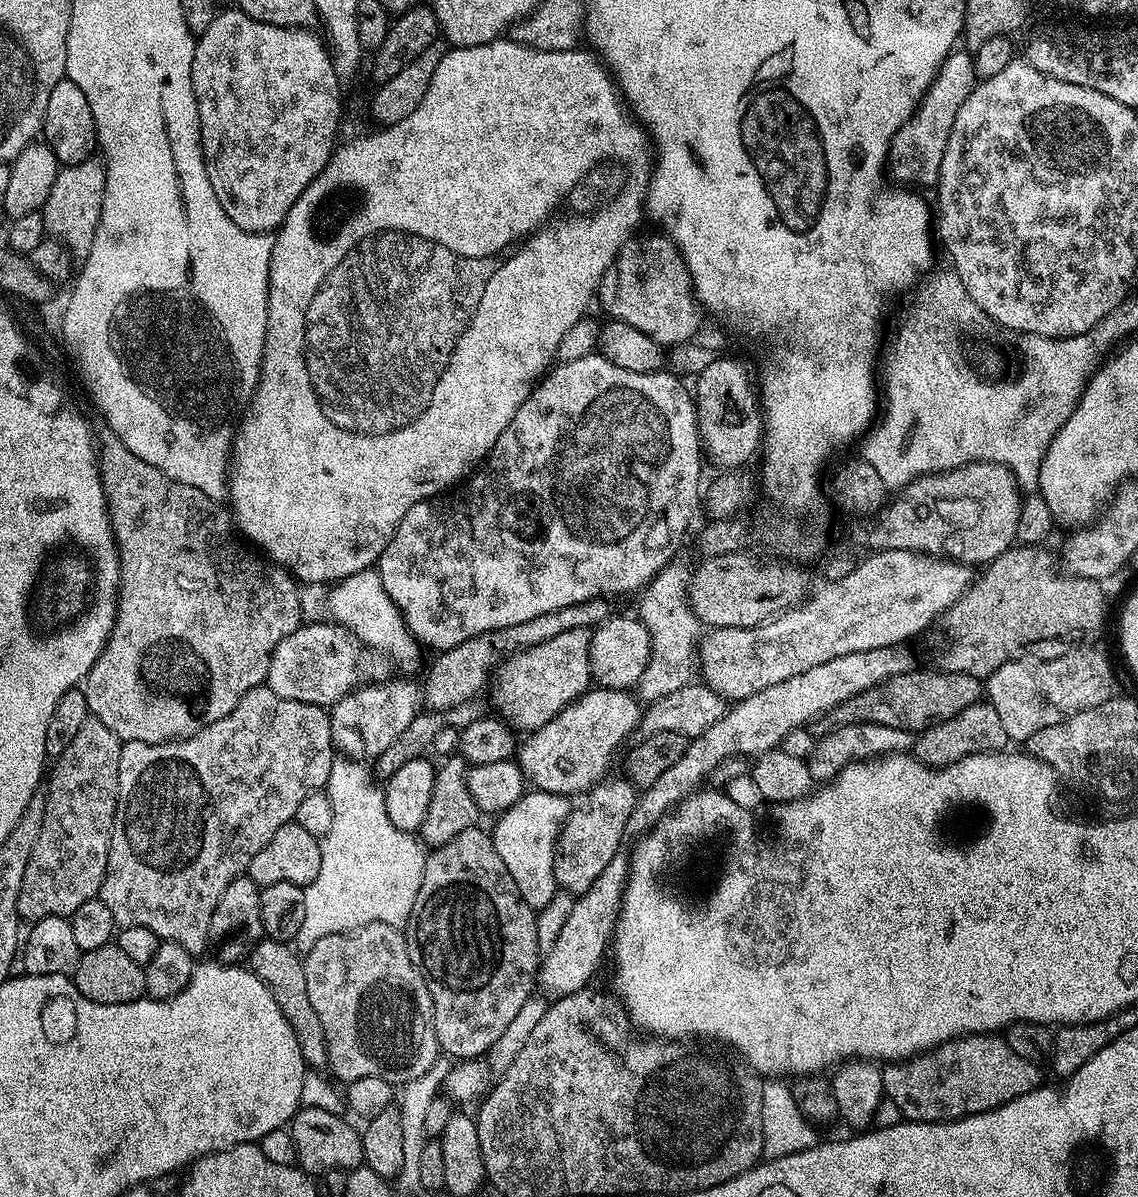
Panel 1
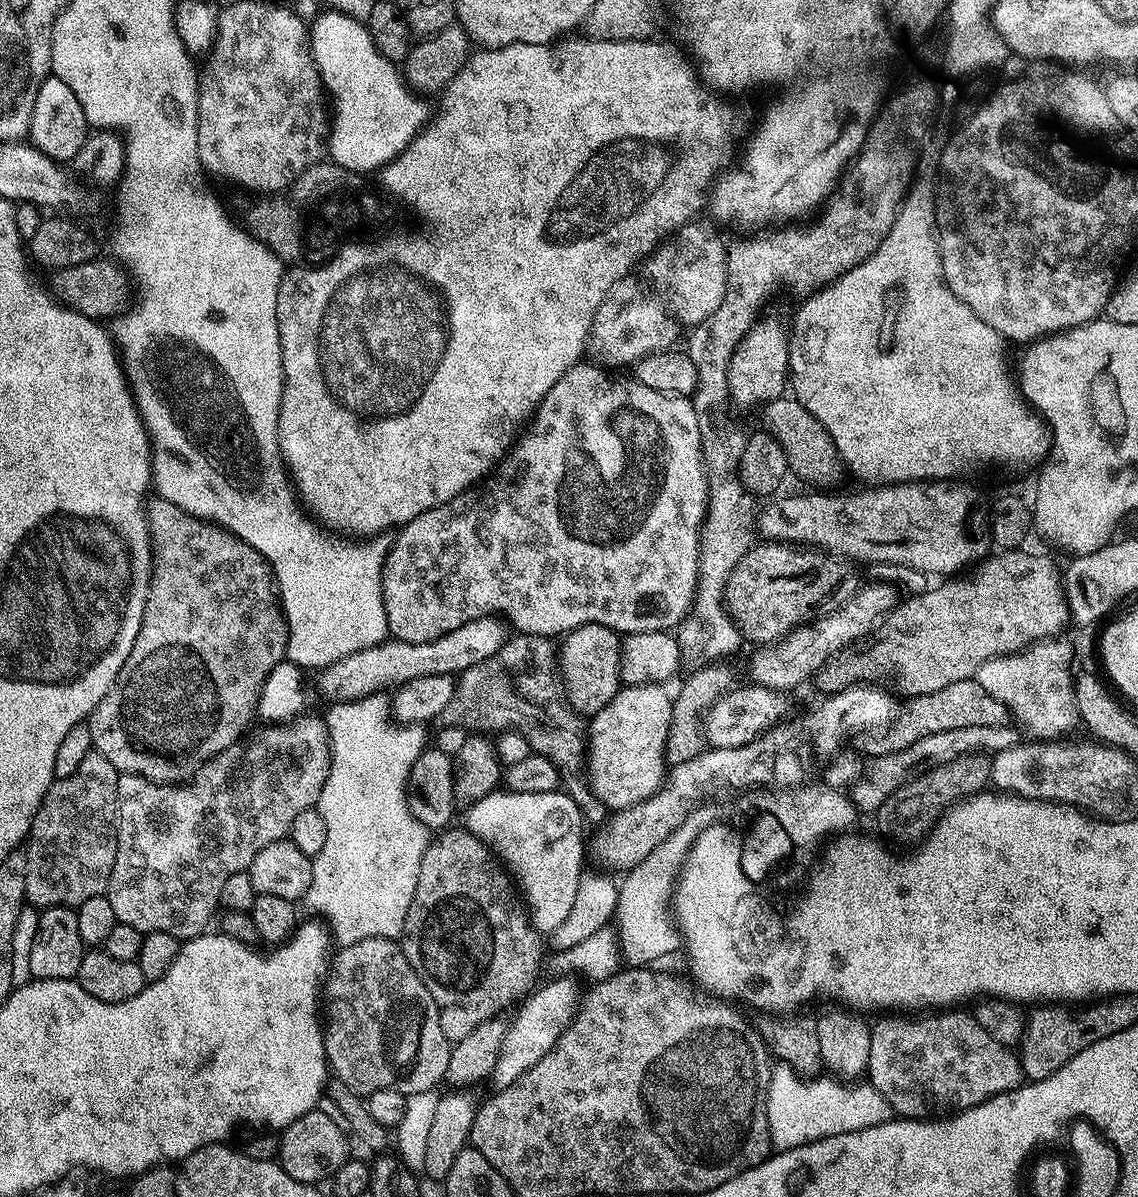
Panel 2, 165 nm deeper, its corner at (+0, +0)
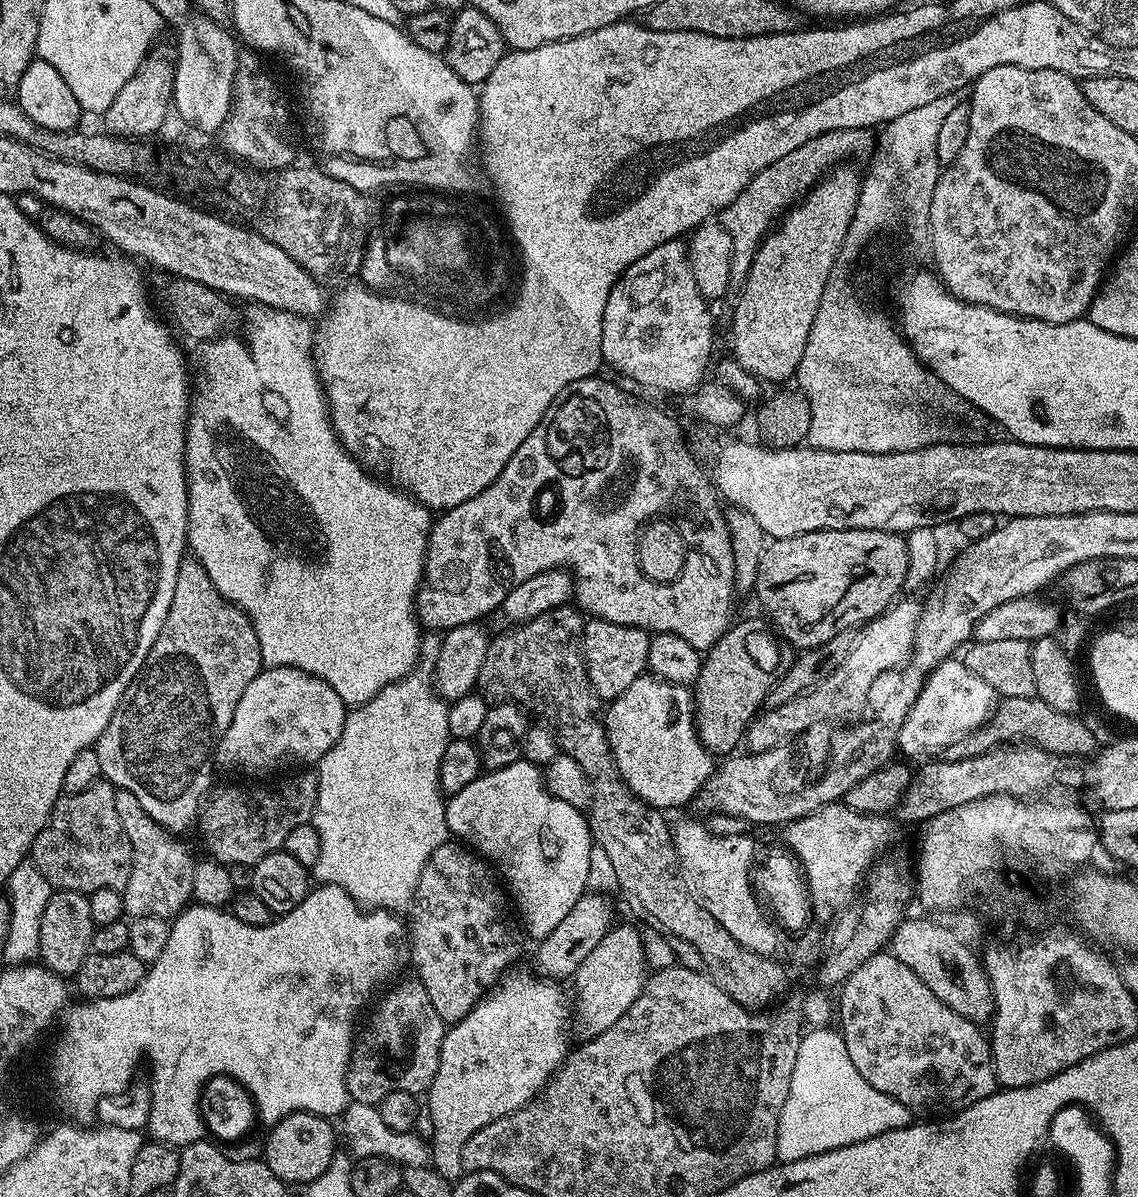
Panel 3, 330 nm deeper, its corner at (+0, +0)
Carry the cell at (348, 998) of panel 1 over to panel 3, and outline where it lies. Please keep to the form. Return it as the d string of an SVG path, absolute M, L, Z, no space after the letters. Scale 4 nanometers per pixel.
M415 978L403 980L401 979L395 986L389 987L383 993L385 996L382 997L383 995L381 995L375 1001L375 1004L377 1003L376 1009L374 1009L374 1004L368 1025L365 1028L363 1025L355 1037L352 1060L348 1063L346 1086L349 1097L358 1103L379 1105L380 1100L386 1098L386 1094L394 1094L394 1090L424 1094L434 1082L446 1025L443 1018L438 1014L438 1010L434 1010L434 1002L430 1002L430 994L426 994L426 990L420 985L419 980Z

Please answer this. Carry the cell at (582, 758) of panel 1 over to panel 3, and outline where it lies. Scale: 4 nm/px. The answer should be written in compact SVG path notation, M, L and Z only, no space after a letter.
M645 674L640 676L634 682L630 682L627 690L622 690L622 694L618 699L611 701L607 705L606 711L603 713L604 728L608 731L608 741L610 742L610 750L612 757L616 763L616 768L620 772L620 777L626 782L626 786L634 796L637 796L642 802L646 802L651 808L658 808L661 810L669 810L668 808L680 808L683 804L688 804L697 799L698 793L708 779L711 778L714 771L714 757L711 752L708 752L702 746L702 742L696 733L696 705L694 703L694 696L685 685L671 684L665 680L659 680L657 676Z

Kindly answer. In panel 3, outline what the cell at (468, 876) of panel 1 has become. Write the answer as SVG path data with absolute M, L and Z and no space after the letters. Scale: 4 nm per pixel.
M445 842L438 846L438 850L434 850L434 854L430 854L426 866L422 866L418 886L412 895L410 911L407 913L409 916L406 916L406 944L410 949L410 964L416 967L415 979L419 980L426 994L430 994L434 1010L438 1010L448 1026L466 1018L466 1014L470 1014L484 993L499 983L501 976L515 965L512 963L520 956L521 933L510 911L509 897L498 880L496 885L495 879L497 877L493 869L477 853L463 843Z

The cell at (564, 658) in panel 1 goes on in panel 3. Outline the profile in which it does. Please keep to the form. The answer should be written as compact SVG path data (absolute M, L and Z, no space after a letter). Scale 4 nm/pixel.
M589 619L584 625L584 668L601 701L611 702L627 690L630 682L645 675L650 650L649 633L634 626L622 626L605 620Z

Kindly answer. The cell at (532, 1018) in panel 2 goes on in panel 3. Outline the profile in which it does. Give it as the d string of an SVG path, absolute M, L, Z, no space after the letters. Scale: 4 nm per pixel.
M617 923L609 928L606 938L590 950L586 962L578 966L574 977L576 983L576 996L574 992L574 1032L580 1038L591 1038L602 1034L642 994L644 985L650 975L650 967L644 961L644 944L640 941L640 932L636 928L631 928L628 924Z

